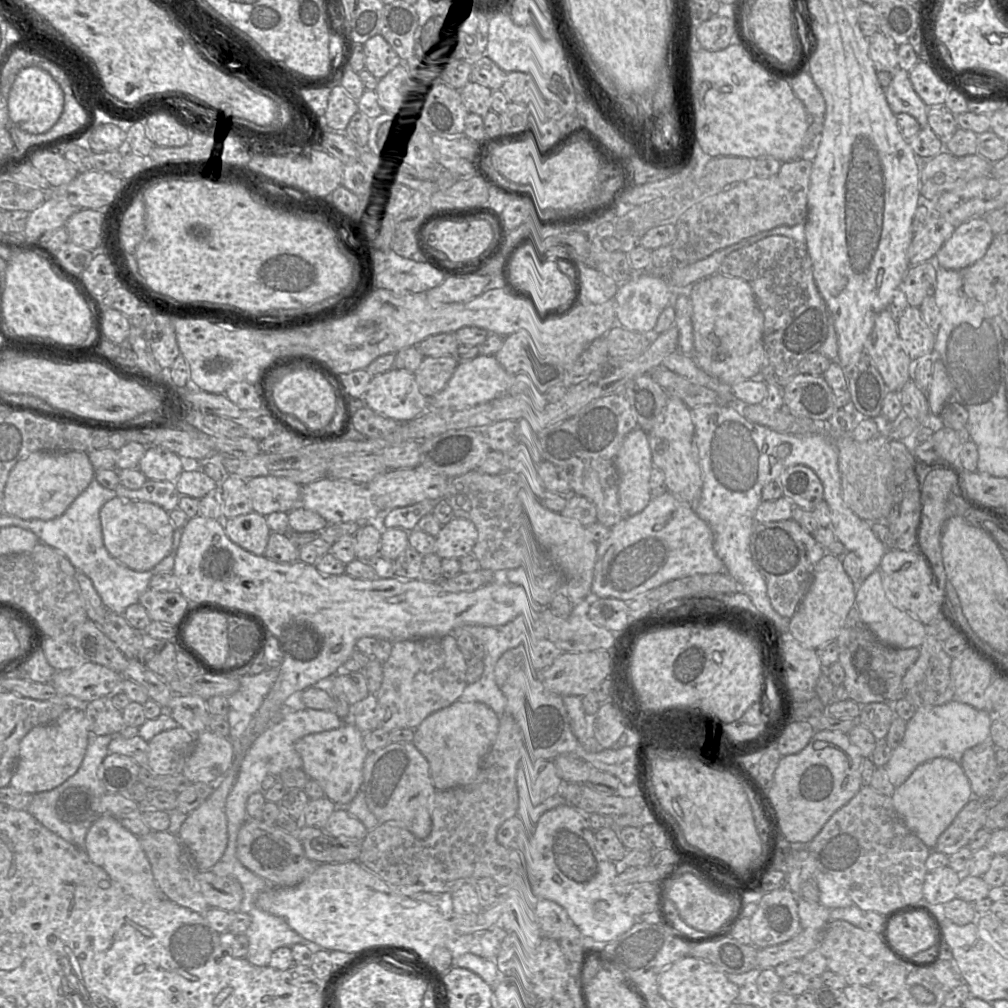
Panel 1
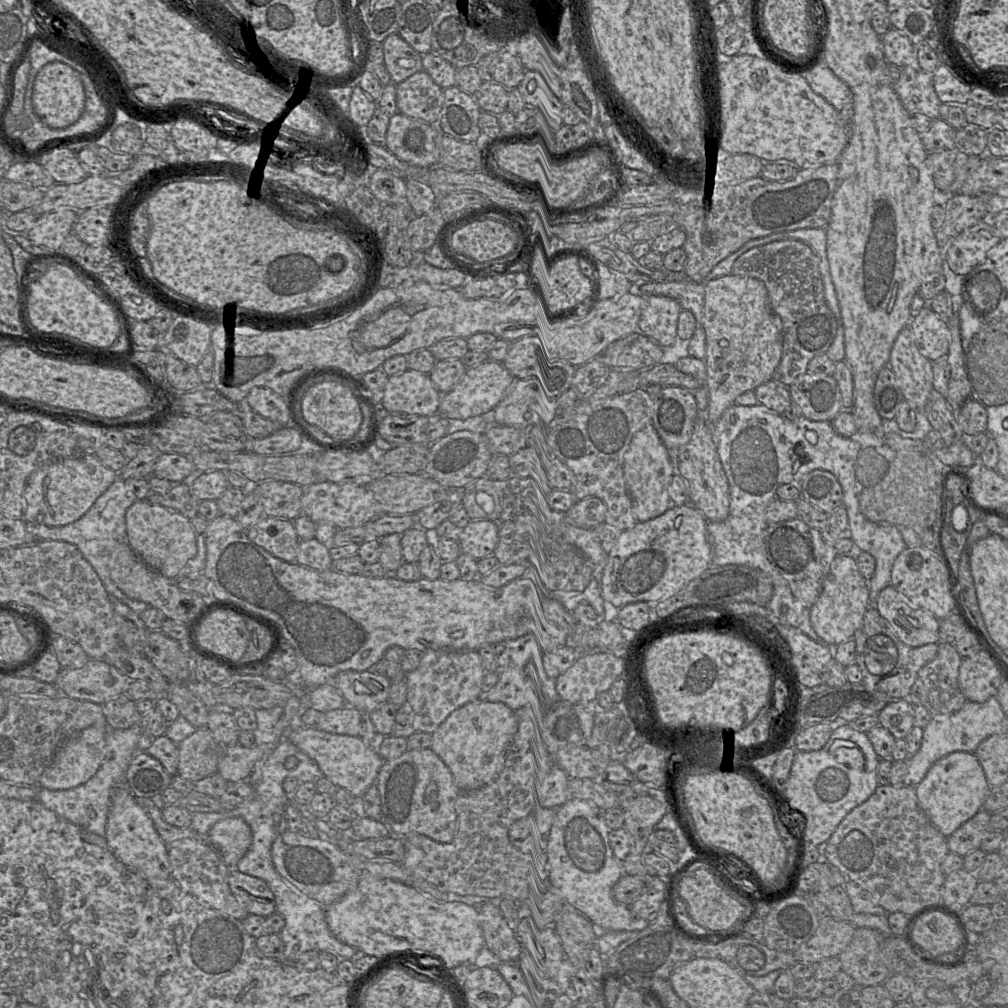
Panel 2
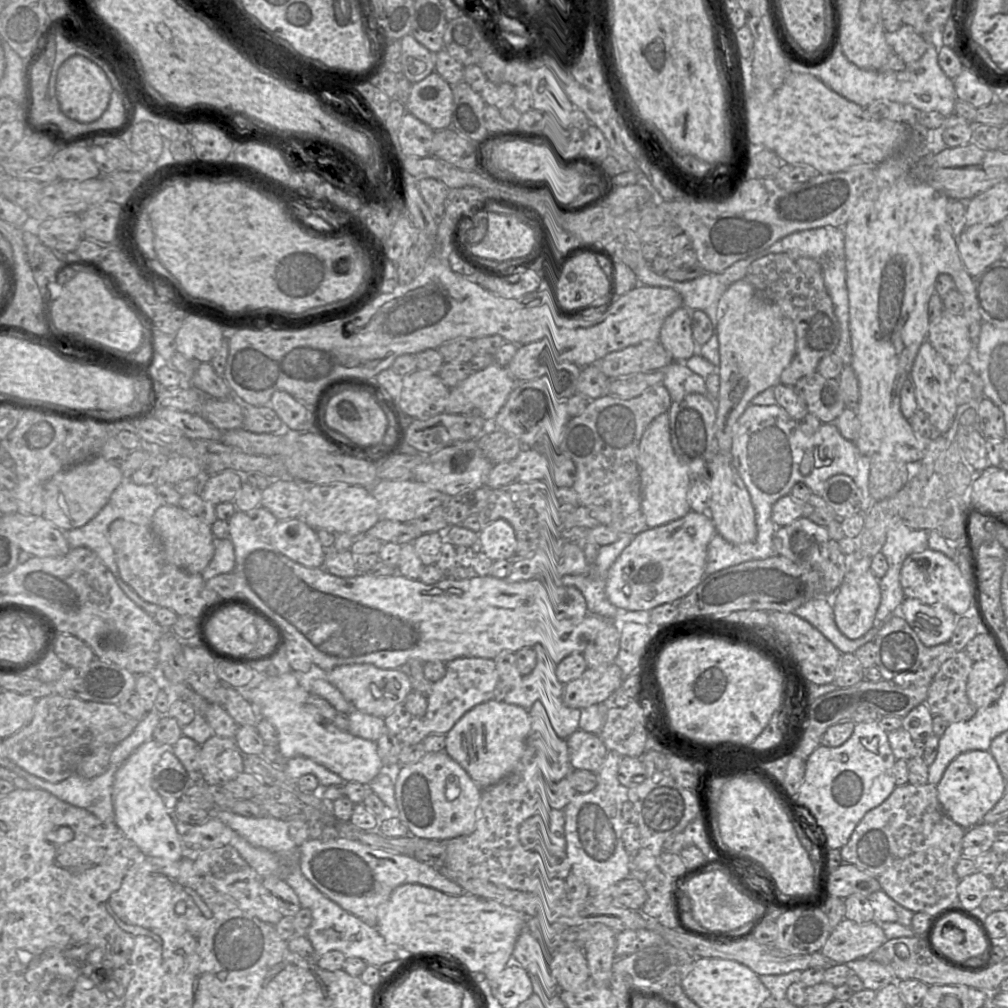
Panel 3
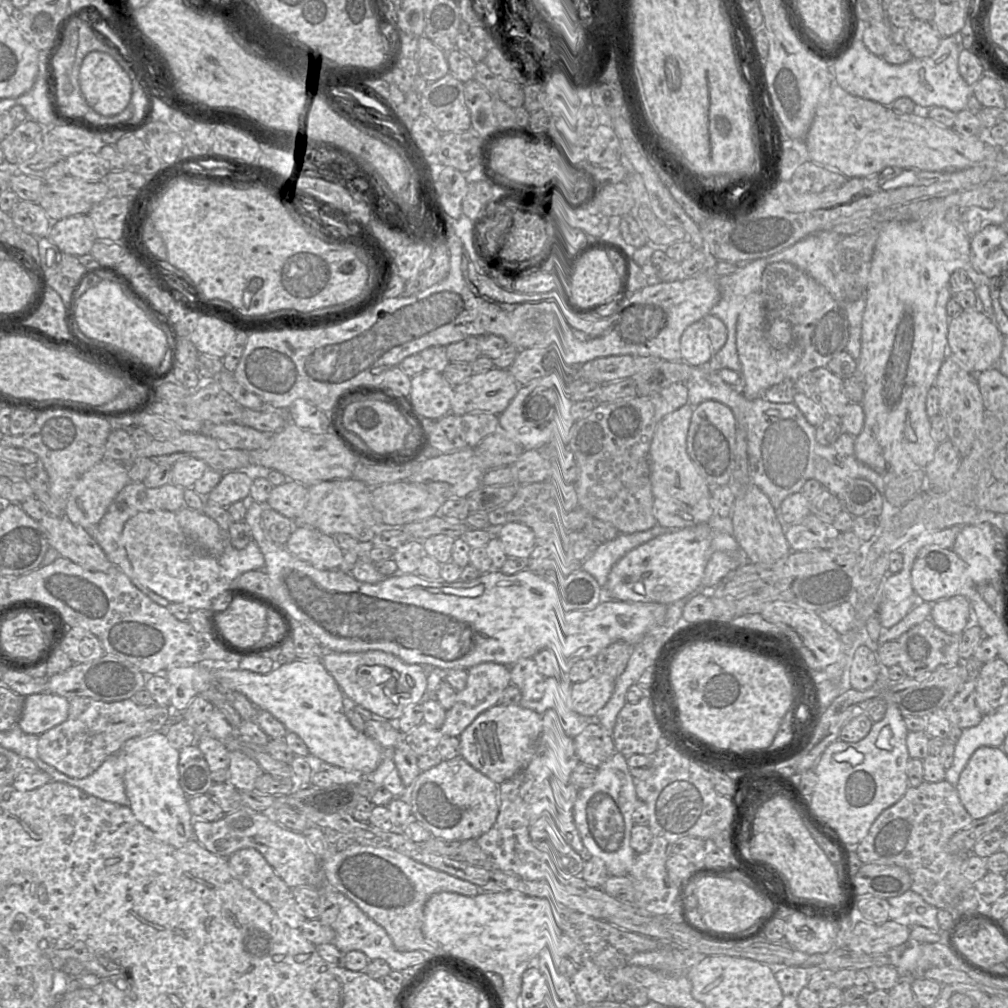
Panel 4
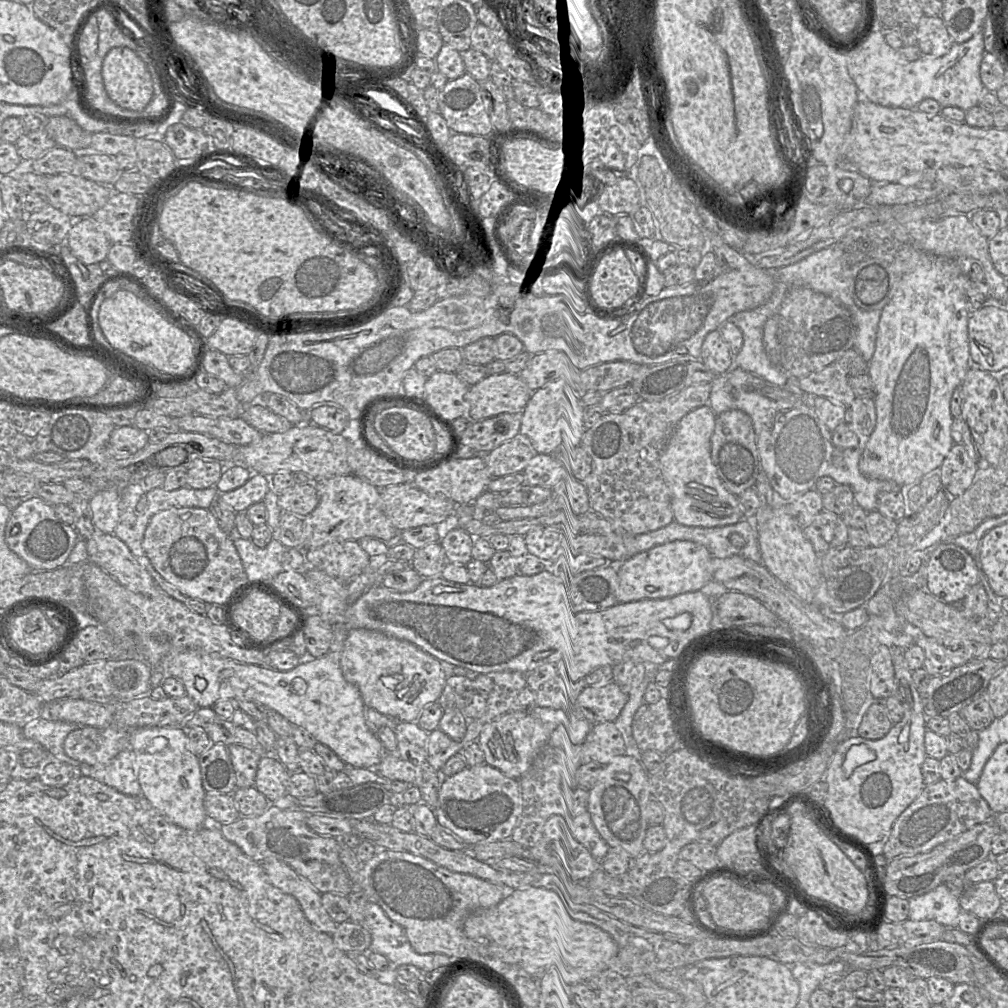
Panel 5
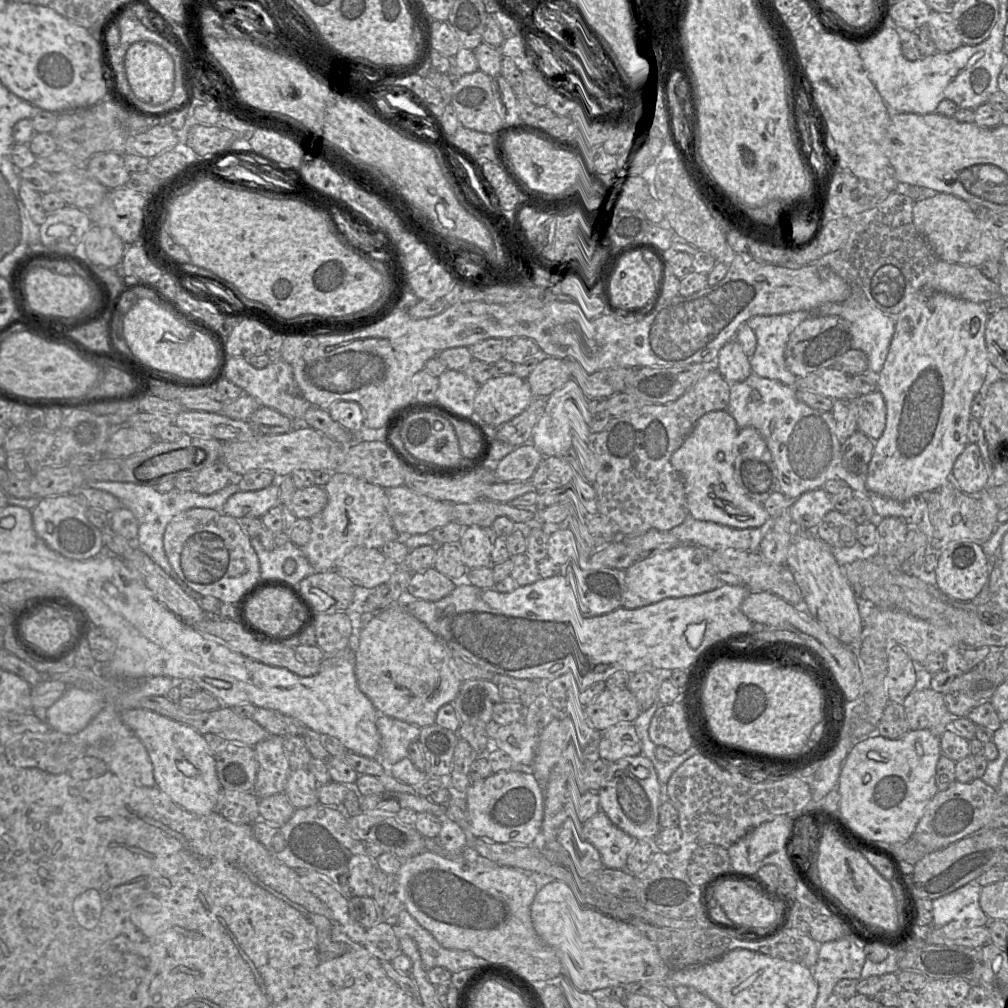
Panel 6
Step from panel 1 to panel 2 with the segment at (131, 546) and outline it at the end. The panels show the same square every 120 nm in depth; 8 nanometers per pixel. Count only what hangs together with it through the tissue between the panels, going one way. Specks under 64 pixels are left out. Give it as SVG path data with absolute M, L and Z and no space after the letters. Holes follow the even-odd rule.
M137 500L128 508L125 521L128 543L147 566L167 578L185 576L185 567L198 552L198 534L189 518L147 500Z

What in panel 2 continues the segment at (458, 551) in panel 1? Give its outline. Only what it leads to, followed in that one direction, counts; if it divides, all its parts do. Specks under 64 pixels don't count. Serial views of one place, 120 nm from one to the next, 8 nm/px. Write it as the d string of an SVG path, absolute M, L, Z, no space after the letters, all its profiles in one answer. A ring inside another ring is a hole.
M471 520L462 529L458 543L462 554L476 560L492 556L498 543L497 526L489 520Z

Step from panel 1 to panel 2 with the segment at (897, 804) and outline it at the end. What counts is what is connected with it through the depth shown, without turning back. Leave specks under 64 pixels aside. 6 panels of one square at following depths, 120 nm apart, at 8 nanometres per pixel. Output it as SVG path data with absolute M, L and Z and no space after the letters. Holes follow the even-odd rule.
M954 752L936 761L924 779L915 786L918 804L934 826L946 837L983 809L986 797L992 787L987 782L984 770L974 753Z

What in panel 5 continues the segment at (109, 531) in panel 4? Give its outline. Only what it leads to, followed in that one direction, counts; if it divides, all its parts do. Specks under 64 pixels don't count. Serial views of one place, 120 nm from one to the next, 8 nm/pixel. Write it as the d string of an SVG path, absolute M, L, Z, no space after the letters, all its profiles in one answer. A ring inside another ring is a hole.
M140 484L118 486L120 486L120 517L113 535L121 539L129 547L132 554L149 573L155 571L161 578L163 578L152 566L142 547L144 533L149 521L158 512L171 508L209 509L212 503L218 498L219 491L215 486L206 489L193 489L184 486L173 491L167 491L163 488L155 488L148 492L145 492L145 489Z

